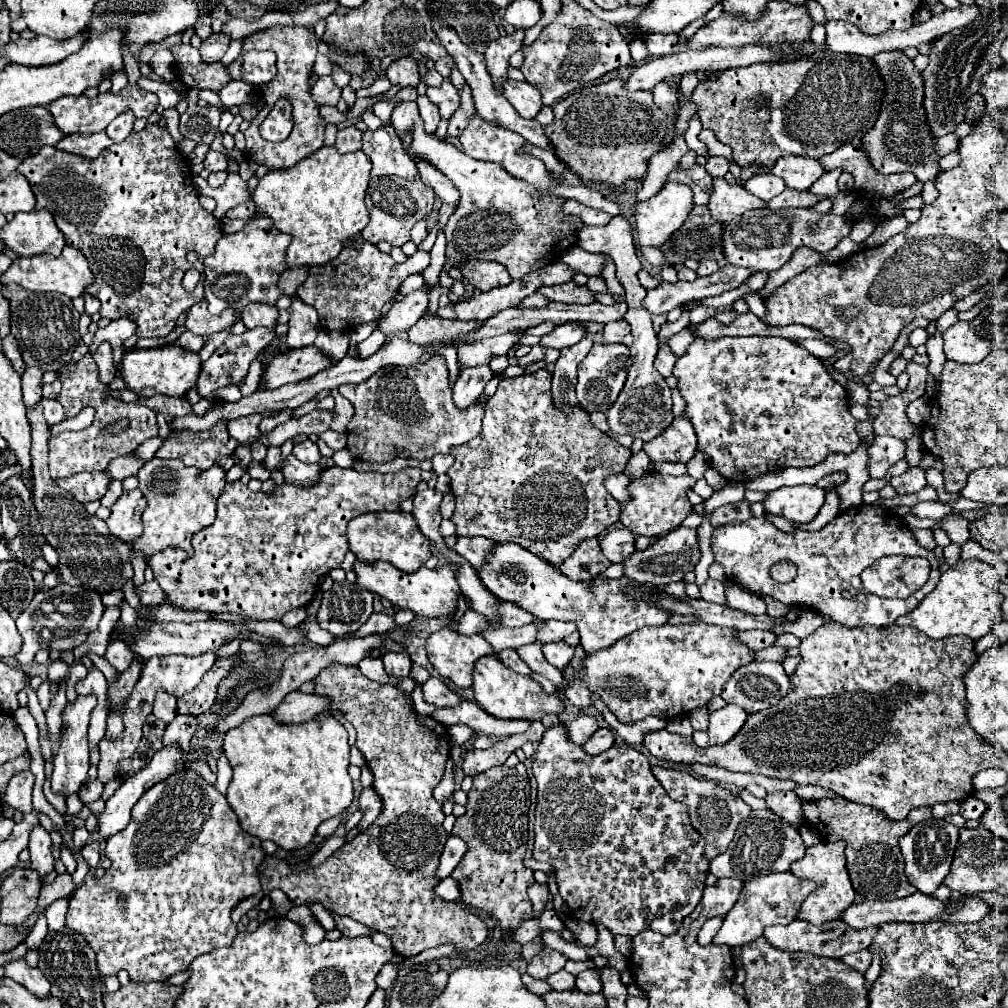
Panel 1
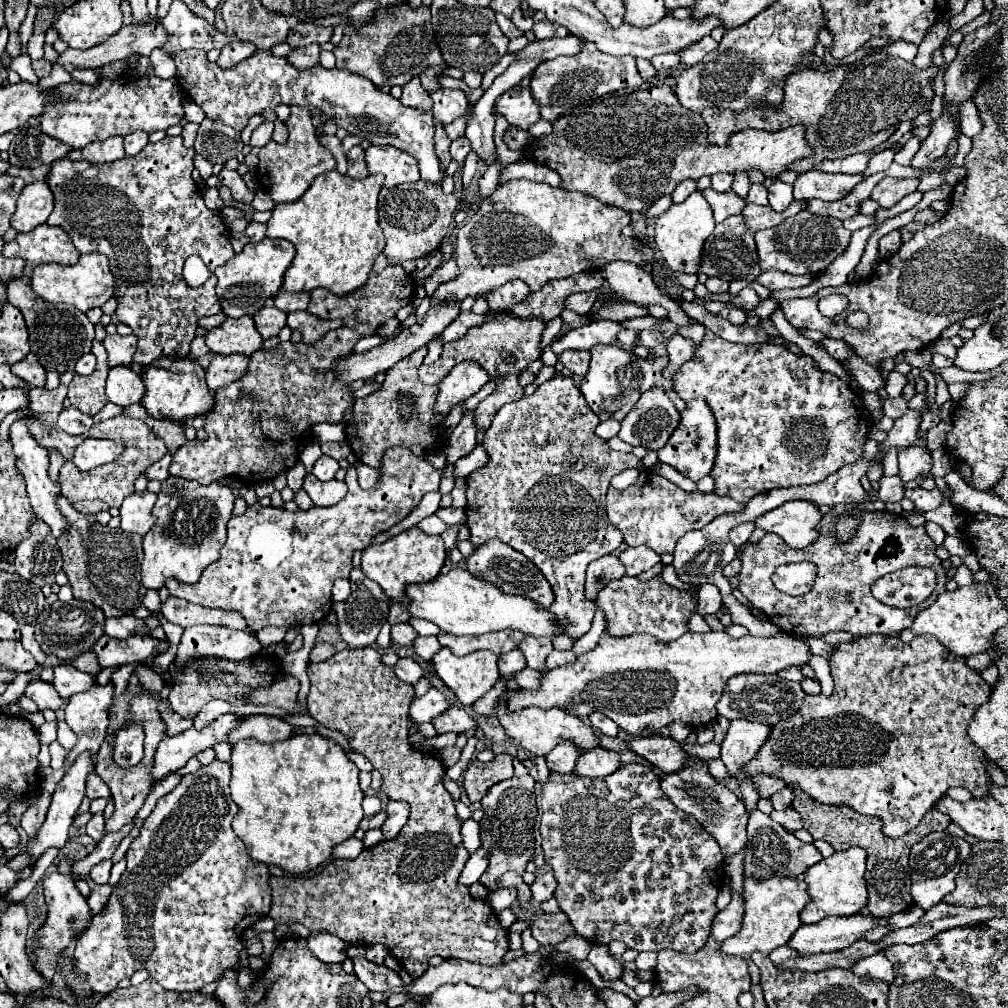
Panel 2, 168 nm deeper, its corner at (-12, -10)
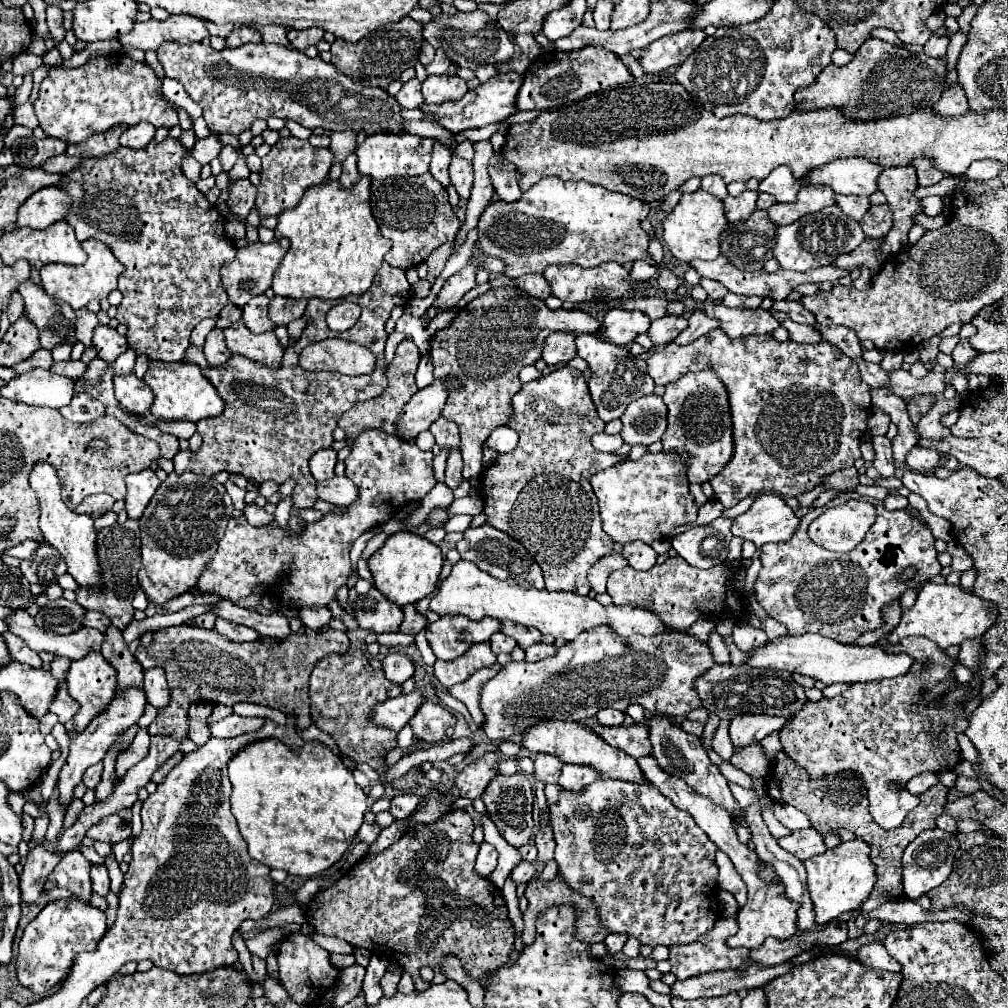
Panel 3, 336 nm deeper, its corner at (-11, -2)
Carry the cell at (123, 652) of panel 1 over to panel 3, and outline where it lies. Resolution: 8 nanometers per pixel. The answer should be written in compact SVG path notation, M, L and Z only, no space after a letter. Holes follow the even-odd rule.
M147 669L145 671L145 693L147 693L147 703L153 705L155 709L163 709L169 705L169 687L167 687L167 679L165 679L165 671L163 669Z

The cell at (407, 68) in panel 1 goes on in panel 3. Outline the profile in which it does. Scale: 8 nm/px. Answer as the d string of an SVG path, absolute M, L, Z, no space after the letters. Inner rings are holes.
M411 79L407 83L403 83L401 91L395 95L397 103L405 109L417 109L423 103L423 95L421 95L421 83L417 79Z

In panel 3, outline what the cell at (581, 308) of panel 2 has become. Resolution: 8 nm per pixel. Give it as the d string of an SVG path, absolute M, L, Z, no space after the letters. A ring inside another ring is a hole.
M635 261L631 275L635 275L635 279L651 279L657 275L657 267L647 261Z

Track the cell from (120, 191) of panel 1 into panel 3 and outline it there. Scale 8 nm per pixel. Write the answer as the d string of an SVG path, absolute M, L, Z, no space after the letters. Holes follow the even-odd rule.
M171 137L163 143L153 141L143 151L127 151L125 147L119 147L119 151L99 159L85 159L79 171L67 175L71 183L63 183L61 187L75 199L67 223L75 229L77 239L101 239L125 265L125 271L119 277L123 301L117 307L117 319L127 325L129 345L137 355L147 355L149 359L165 363L183 361L193 327L207 317L219 315L227 305L229 299L221 285L219 271L225 263L235 259L235 247L231 245L231 239L225 237L221 213L209 205L195 183L181 173L181 159L189 153L191 151L185 149L179 139Z

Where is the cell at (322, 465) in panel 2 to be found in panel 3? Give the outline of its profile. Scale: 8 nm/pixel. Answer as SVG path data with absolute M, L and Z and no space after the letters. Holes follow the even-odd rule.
M323 449L311 457L309 471L317 481L327 481L335 475L335 463L337 463L337 453L333 449Z

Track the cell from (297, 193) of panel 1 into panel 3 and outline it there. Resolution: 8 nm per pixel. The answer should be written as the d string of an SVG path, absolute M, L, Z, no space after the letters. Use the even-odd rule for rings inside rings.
M361 177L359 183L345 189L339 181L325 181L319 187L311 187L299 207L279 215L275 235L279 239L287 237L291 247L283 267L275 273L275 295L291 299L343 299L351 293L363 295L371 287L385 253L391 249L391 241L379 233L371 215L369 183L371 179Z

